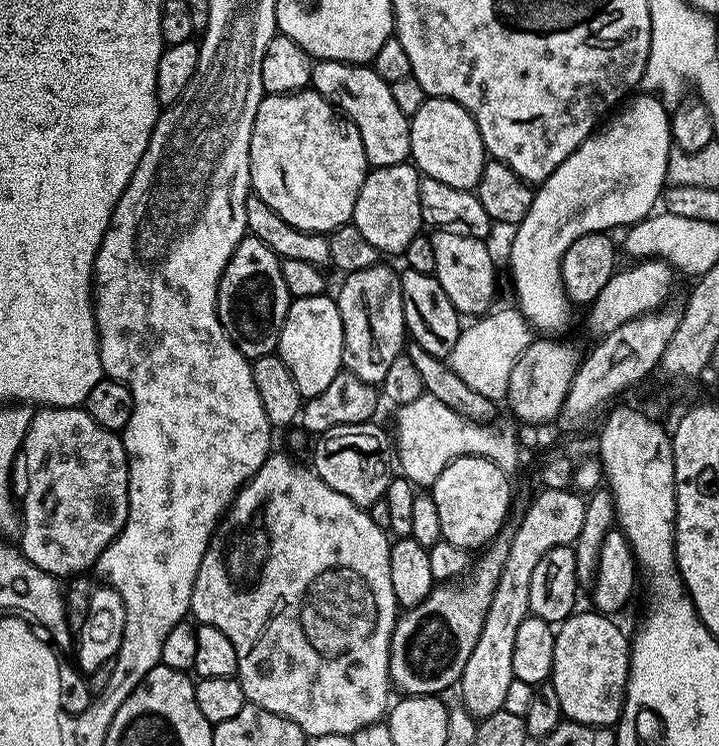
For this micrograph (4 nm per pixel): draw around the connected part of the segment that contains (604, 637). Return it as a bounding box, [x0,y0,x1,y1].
[550,610,630,728]

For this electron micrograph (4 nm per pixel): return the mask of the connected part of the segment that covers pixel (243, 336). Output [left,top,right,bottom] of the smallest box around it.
[216,234,290,358]

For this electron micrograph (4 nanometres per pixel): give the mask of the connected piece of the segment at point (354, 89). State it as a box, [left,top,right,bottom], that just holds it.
[311,60,412,168]

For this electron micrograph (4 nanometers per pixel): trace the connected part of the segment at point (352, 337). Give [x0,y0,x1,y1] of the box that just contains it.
[335,262,406,386]

